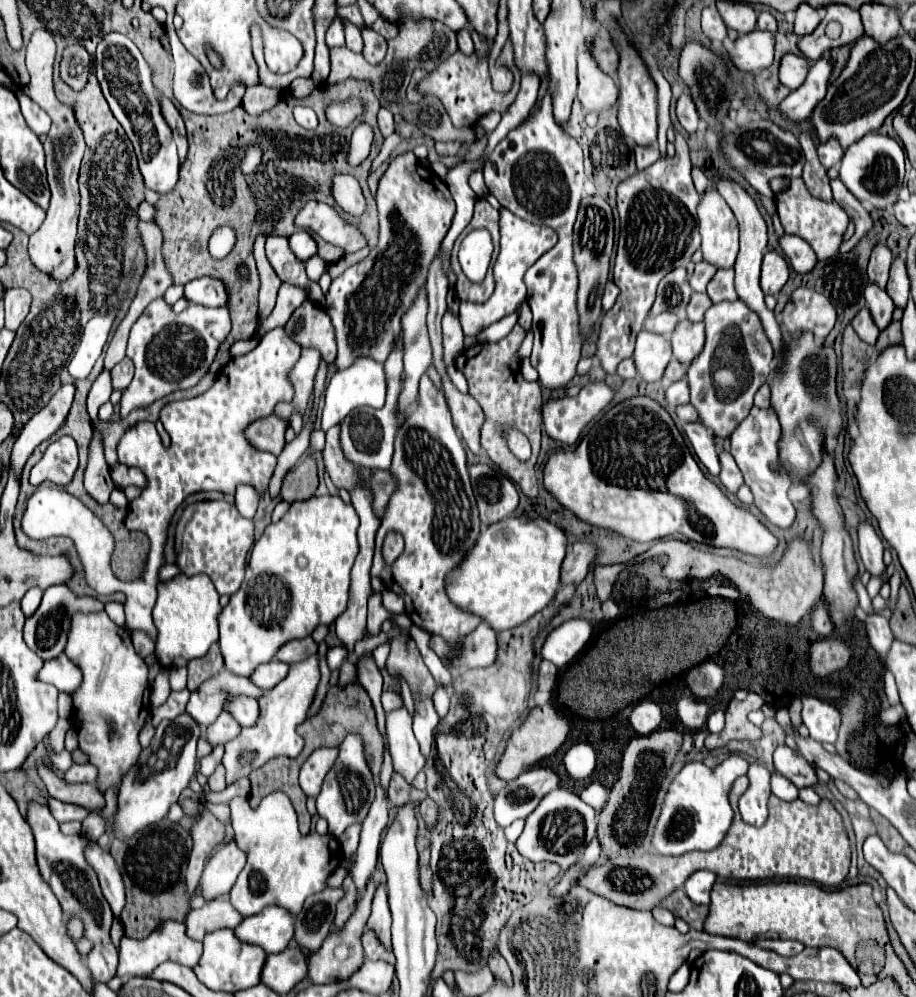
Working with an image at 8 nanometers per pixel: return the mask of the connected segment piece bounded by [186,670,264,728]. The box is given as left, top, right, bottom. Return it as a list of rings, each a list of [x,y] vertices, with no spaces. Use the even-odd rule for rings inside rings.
[[[222,670],[220,674],[206,680],[198,690],[194,690],[190,694],[186,712],[202,728],[206,728],[224,710],[226,694],[248,694],[252,698],[260,698],[264,694],[264,690],[252,686],[250,678],[240,678],[228,670]]]

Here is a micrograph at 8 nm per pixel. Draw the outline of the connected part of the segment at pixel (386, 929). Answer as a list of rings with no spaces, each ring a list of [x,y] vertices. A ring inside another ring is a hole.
[[[381,884],[374,894],[374,902],[372,902],[372,914],[368,918],[368,928],[376,932],[378,940],[390,950],[391,943],[391,925],[392,917],[388,904],[386,885]]]

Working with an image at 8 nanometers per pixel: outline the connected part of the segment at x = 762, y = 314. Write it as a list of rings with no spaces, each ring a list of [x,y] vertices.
[[[720,180],[718,182],[718,192],[726,198],[728,206],[732,208],[736,220],[738,220],[738,226],[740,226],[740,252],[738,252],[738,260],[736,260],[736,266],[734,266],[734,272],[736,272],[736,278],[734,278],[734,288],[736,288],[736,294],[738,298],[758,314],[760,322],[762,322],[762,328],[764,328],[764,334],[768,336],[772,348],[774,348],[774,358],[780,362],[786,354],[786,340],[784,340],[784,334],[782,334],[782,328],[774,316],[772,310],[766,308],[764,304],[764,292],[760,288],[760,264],[762,264],[762,256],[766,252],[766,222],[762,218],[762,214],[758,212],[756,208],[756,202],[736,184],[736,182],[730,182],[730,180]]]

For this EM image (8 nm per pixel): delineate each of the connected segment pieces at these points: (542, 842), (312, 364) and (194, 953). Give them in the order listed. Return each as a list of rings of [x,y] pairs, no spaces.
[[[560,788],[552,790],[552,794],[546,794],[536,806],[536,810],[526,818],[526,826],[516,840],[516,848],[524,858],[532,862],[550,860],[560,864],[562,872],[566,872],[578,860],[578,856],[594,836],[596,836],[594,808],[582,802],[574,792]]]
[[[302,348],[302,354],[296,362],[296,366],[290,370],[290,382],[294,388],[294,400],[292,402],[278,402],[274,416],[290,422],[292,414],[298,412],[300,416],[306,416],[306,410],[310,406],[310,396],[314,392],[314,378],[320,366],[320,352],[314,348]]]
[[[166,920],[160,928],[160,932],[152,932],[150,936],[142,938],[142,940],[136,940],[136,938],[128,938],[128,936],[122,936],[120,940],[120,964],[118,964],[118,978],[126,980],[126,978],[134,978],[134,976],[144,976],[144,974],[150,974],[158,964],[166,962],[166,960],[172,960],[172,962],[178,962],[178,964],[184,964],[184,966],[194,966],[198,960],[200,960],[200,952],[202,952],[202,942],[196,942],[192,938],[186,936],[186,928],[182,922],[176,922],[176,920]]]

